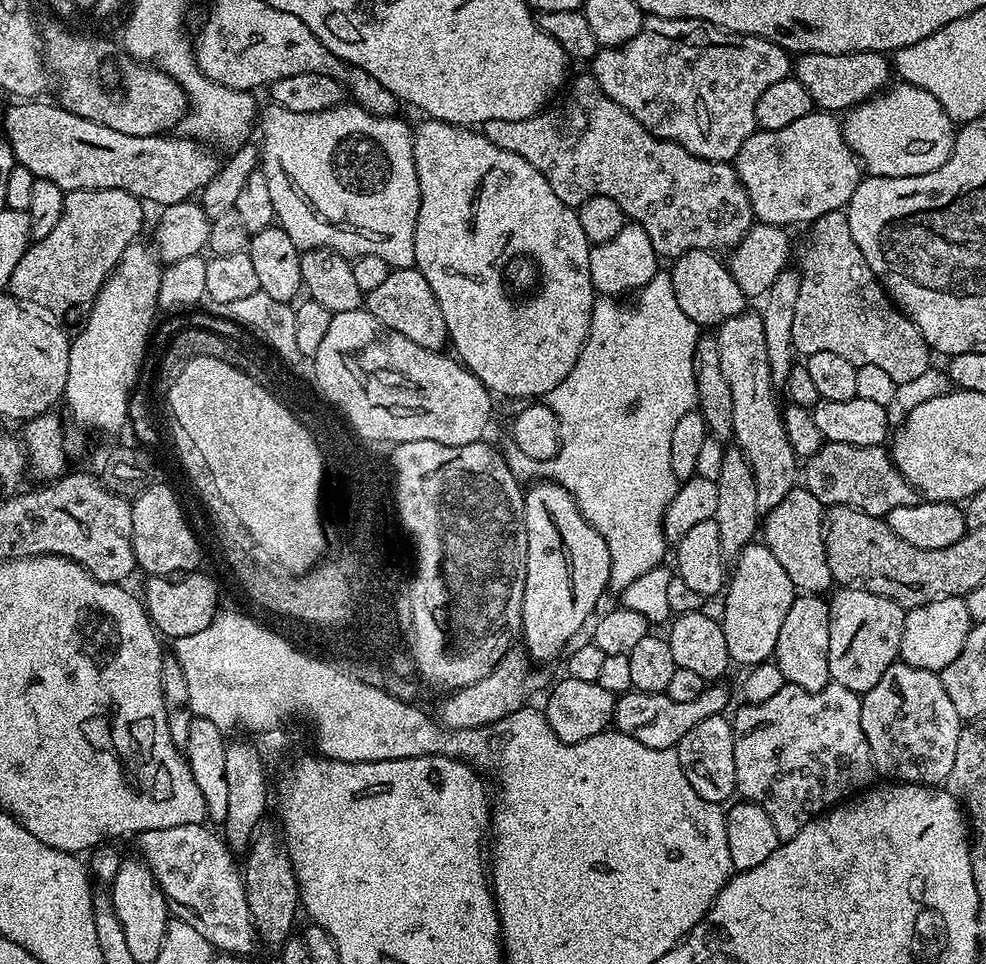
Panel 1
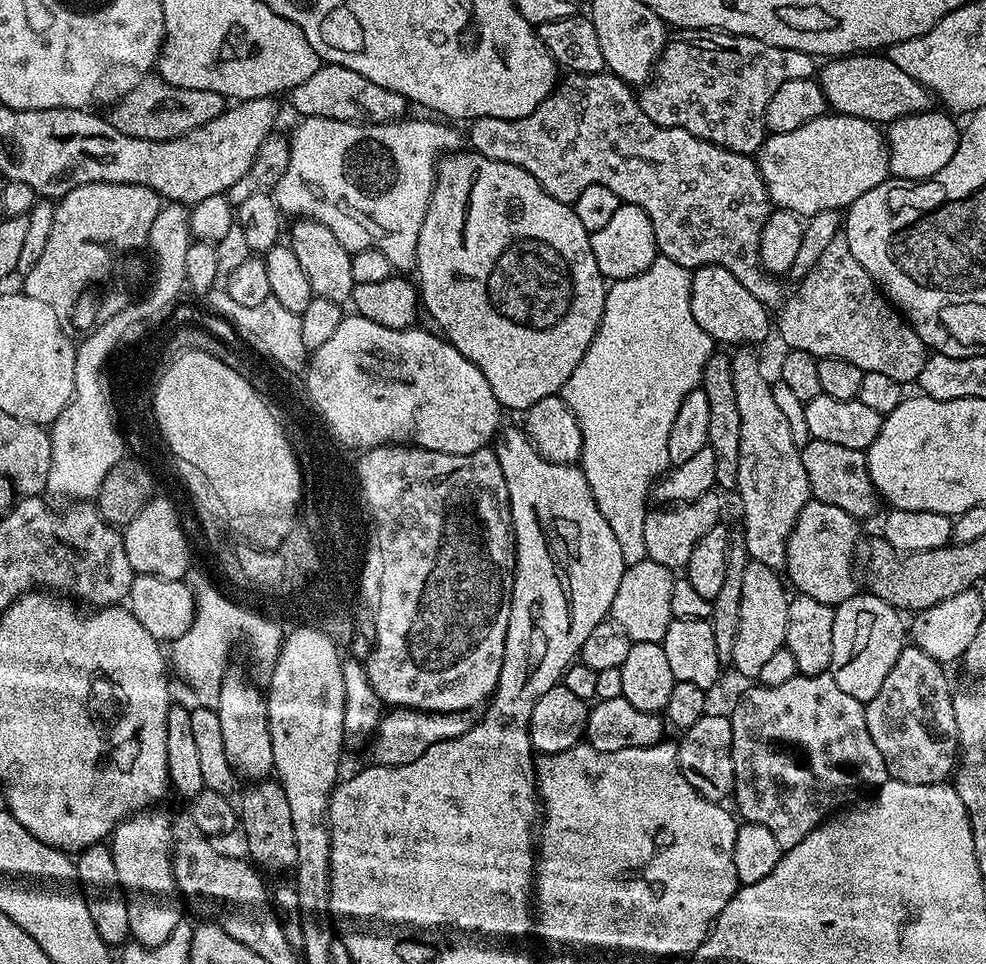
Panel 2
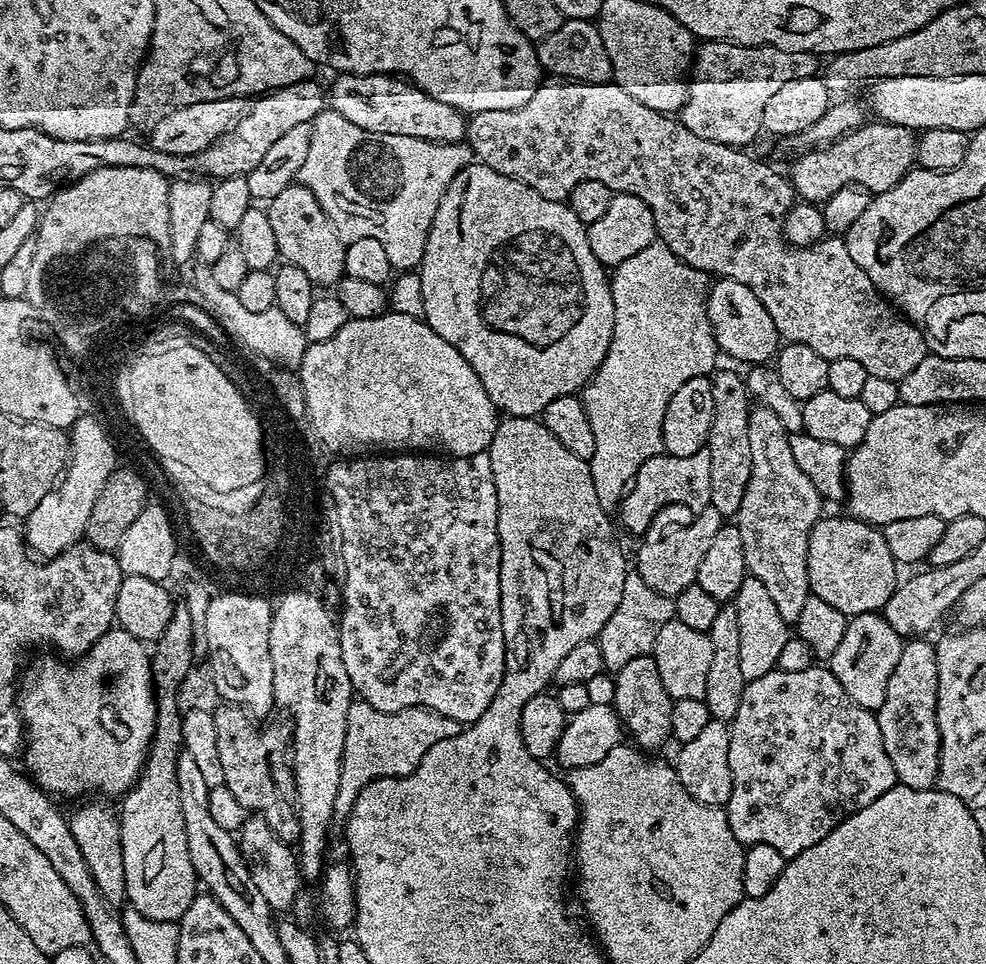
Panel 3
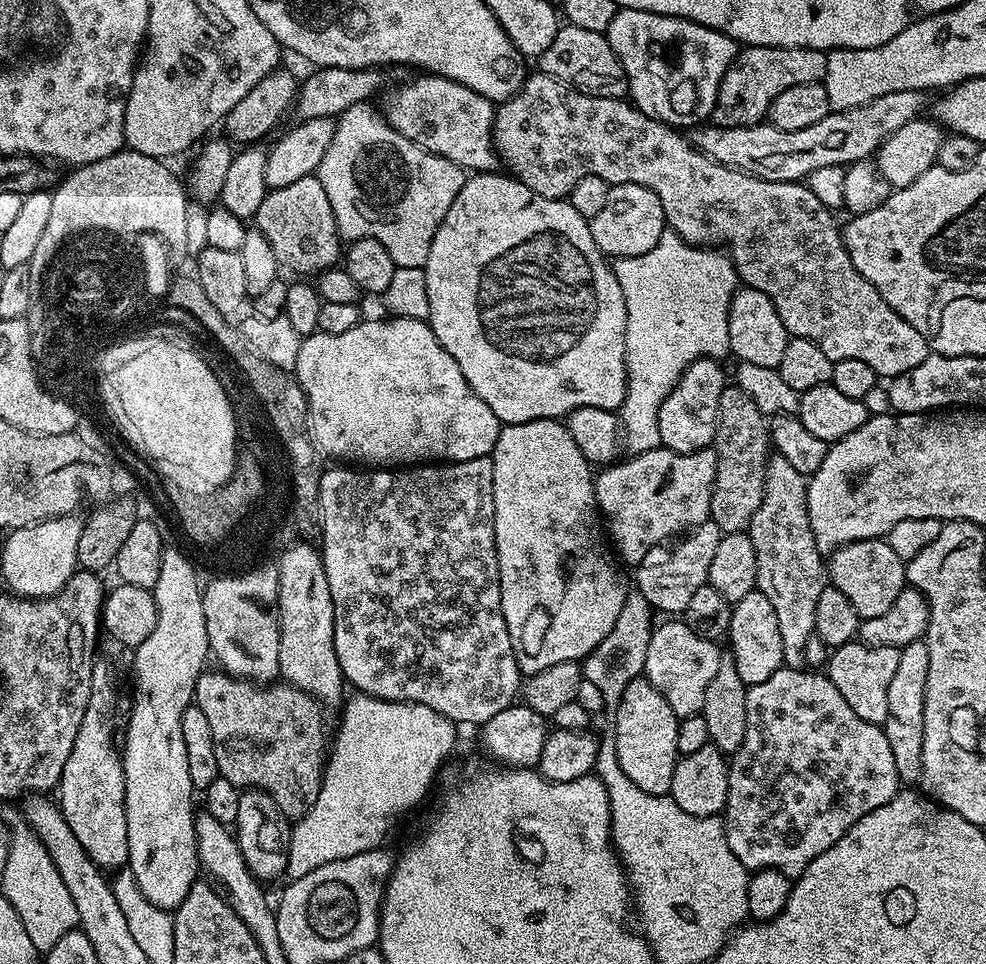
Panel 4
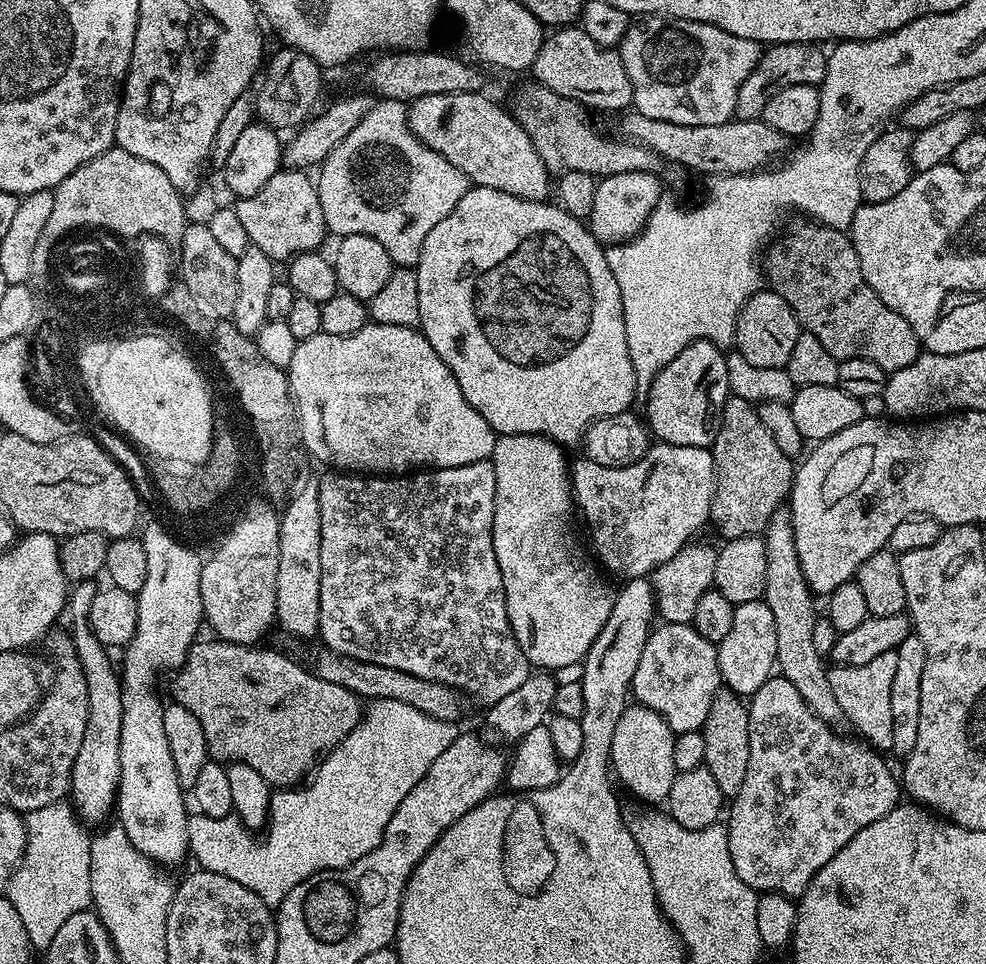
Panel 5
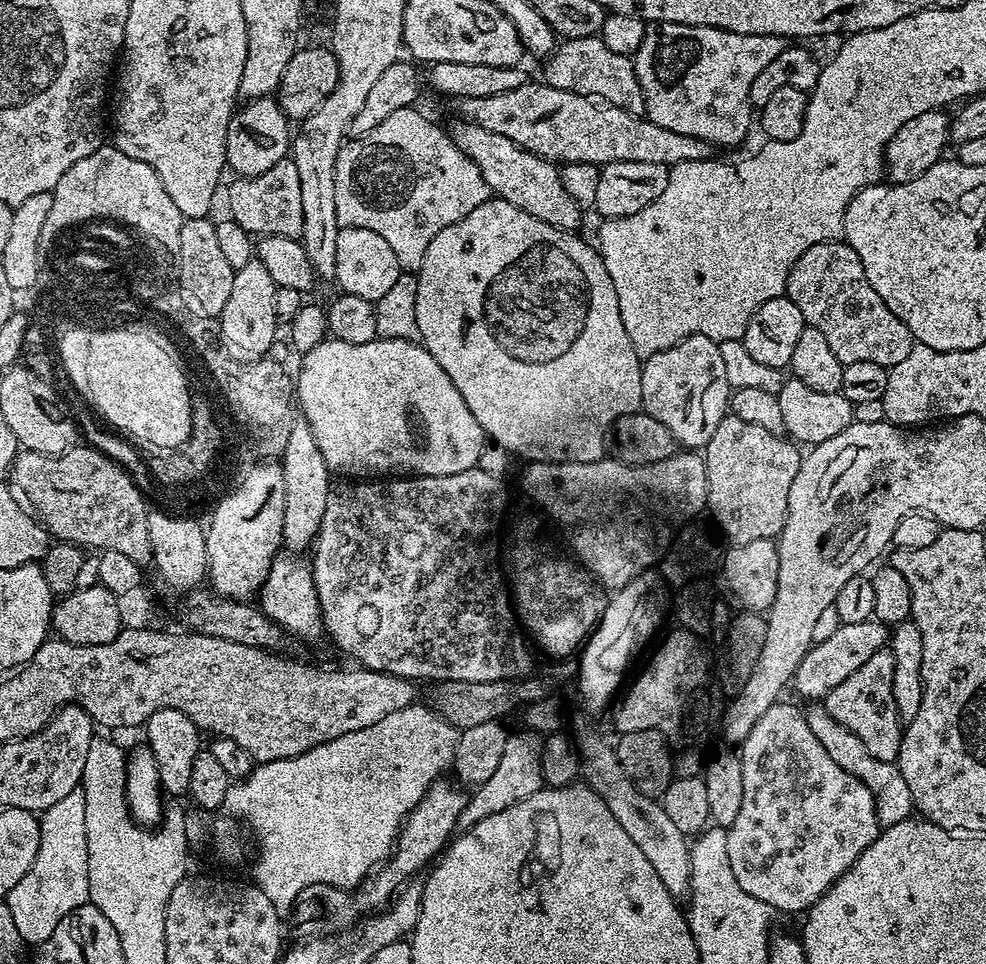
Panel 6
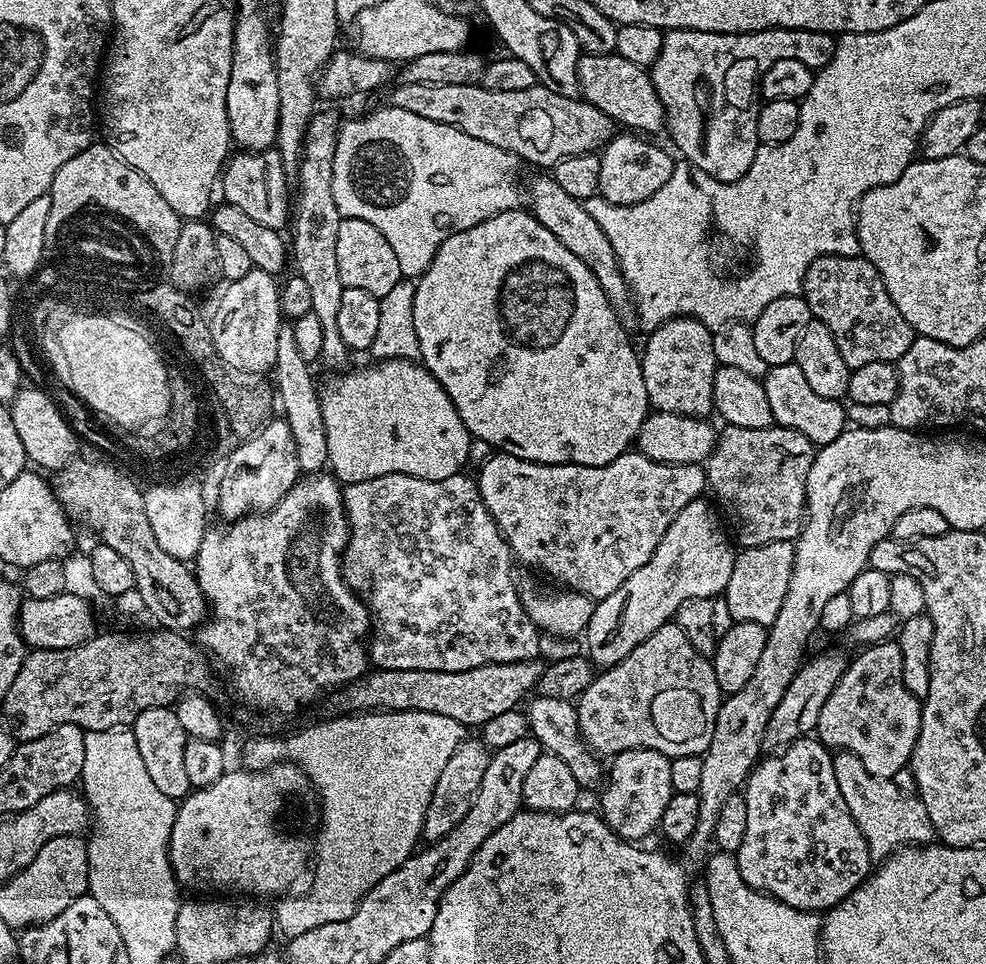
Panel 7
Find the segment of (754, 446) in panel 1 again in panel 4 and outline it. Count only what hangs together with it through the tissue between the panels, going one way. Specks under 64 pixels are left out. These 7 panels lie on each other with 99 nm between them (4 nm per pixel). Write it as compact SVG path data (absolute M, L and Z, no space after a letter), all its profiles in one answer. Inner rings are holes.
M769 455L764 478L762 502L750 518L747 534L754 542L756 559L756 588L774 606L778 618L778 631L782 638L784 664L790 668L804 668L806 642L814 635L814 610L818 606L818 594L826 586L826 564L814 542L810 530L810 514L806 510L808 481L786 458Z

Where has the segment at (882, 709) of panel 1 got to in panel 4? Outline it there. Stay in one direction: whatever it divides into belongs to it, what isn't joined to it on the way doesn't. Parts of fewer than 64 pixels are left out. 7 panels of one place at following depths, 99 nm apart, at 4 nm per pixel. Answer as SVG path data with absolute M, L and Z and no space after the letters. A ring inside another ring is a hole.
M923 639L910 642L900 649L898 658L898 670L890 682L890 690L886 694L886 722L883 730L886 734L886 742L890 742L890 750L894 753L894 766L898 769L901 781L905 785L912 786L917 783L922 774L922 722L926 710L926 670L930 670L930 650L926 650Z

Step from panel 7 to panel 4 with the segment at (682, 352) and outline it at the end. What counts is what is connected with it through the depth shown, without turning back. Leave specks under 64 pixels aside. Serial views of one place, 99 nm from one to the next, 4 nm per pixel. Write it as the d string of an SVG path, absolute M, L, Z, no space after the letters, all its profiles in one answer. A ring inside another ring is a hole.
M701 358L693 361L678 382L666 394L658 410L658 434L660 443L671 452L697 452L713 447L718 422L718 402L726 387L721 361Z

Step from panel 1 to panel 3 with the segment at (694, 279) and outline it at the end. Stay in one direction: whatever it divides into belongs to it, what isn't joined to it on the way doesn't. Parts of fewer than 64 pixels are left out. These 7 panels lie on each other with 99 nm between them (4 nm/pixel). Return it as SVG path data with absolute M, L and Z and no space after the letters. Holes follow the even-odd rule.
M723 278L717 279L708 290L708 317L716 347L721 353L741 360L744 366L764 366L775 357L782 341L774 326L774 318L758 302L750 286Z

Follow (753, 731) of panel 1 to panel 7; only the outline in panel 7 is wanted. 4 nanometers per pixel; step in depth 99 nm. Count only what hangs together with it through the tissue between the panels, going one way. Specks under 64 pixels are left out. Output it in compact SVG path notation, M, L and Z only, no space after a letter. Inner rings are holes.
M819 739L796 740L787 748L766 756L752 769L748 776L748 782L742 789L742 795L746 802L746 835L742 838L742 846L738 846L738 850L734 854L736 865L742 874L742 878L754 890L763 892L766 896L772 896L774 899L782 901L786 906L794 906L803 912L823 913L825 910L834 907L835 904L841 904L863 880L868 879L873 871L874 861L872 855L868 852L866 838L862 838L862 830L858 830L858 826L846 806L846 798L842 798L842 790L838 786L838 781L834 779L833 753L825 748Z

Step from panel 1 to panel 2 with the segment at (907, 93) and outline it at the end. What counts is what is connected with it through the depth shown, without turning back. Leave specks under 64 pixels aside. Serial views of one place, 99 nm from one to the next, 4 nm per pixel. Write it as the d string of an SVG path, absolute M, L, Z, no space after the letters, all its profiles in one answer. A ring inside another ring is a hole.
M929 110L926 112L915 112L909 116L903 116L892 121L886 128L886 139L888 141L888 170L897 181L901 180L925 180L950 158L954 158L954 150L960 141L961 129L947 111ZM952 119L952 120L951 120Z

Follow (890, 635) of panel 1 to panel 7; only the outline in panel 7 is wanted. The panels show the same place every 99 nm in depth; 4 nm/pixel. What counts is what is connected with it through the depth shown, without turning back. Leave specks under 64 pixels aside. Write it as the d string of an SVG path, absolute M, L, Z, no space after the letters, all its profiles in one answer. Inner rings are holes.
M885 642L874 644L863 649L857 660L853 659L842 674L838 686L826 698L826 706L822 706L822 714L818 714L818 726L815 735L821 744L829 750L839 750L854 754L862 761L862 766L883 780L899 777L899 772L909 767L912 751L920 729L921 697L910 694L906 690L906 682L902 682L902 650L899 643Z

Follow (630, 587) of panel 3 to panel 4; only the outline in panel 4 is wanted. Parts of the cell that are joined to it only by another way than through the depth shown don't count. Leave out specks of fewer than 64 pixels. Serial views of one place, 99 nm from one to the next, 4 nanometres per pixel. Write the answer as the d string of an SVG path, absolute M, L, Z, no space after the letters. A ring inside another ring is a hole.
M631 591L621 613L618 614L614 630L603 639L591 655L584 658L583 679L593 682L594 686L601 690L605 709L614 710L621 701L626 685L643 673L646 651L654 627L652 616L654 617L654 610L646 602L646 598L640 592ZM610 661L614 662L614 666L608 666Z

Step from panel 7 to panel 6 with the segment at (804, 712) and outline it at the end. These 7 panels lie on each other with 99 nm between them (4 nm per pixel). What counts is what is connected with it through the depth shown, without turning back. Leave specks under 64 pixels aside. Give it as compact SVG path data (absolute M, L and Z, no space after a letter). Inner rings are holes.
M878 619L867 620L866 622L850 622L841 624L840 629L826 638L826 642L815 642L811 650L802 658L802 662L796 671L794 681L794 692L804 699L804 702L820 702L824 697L838 686L838 682L846 682L854 670L866 666L874 654L885 651L890 640L890 628L884 621Z

